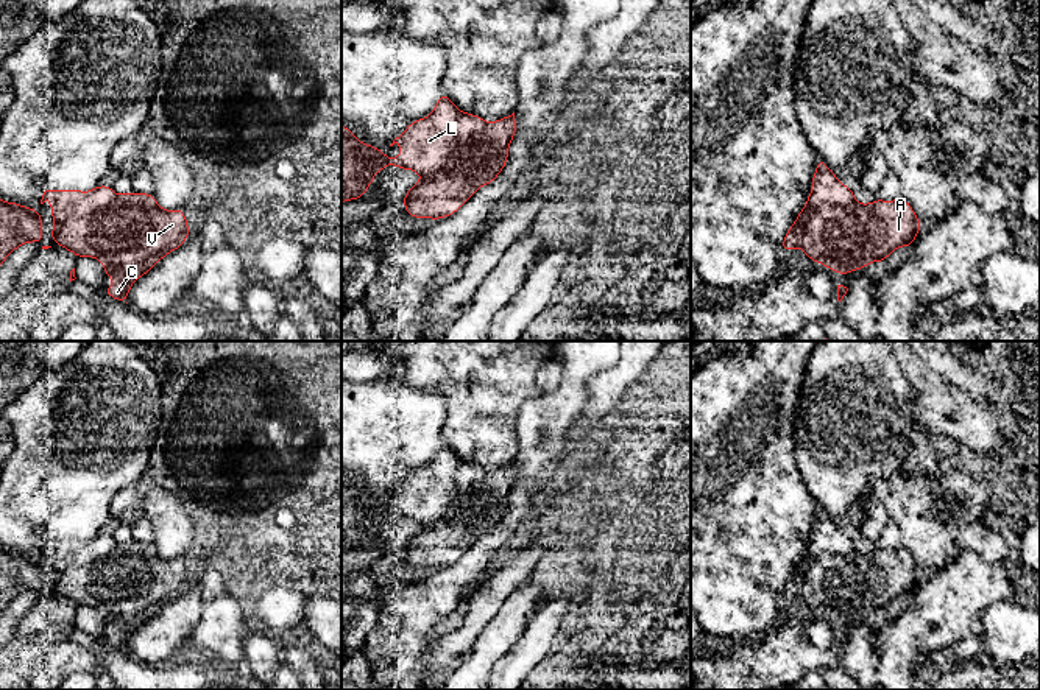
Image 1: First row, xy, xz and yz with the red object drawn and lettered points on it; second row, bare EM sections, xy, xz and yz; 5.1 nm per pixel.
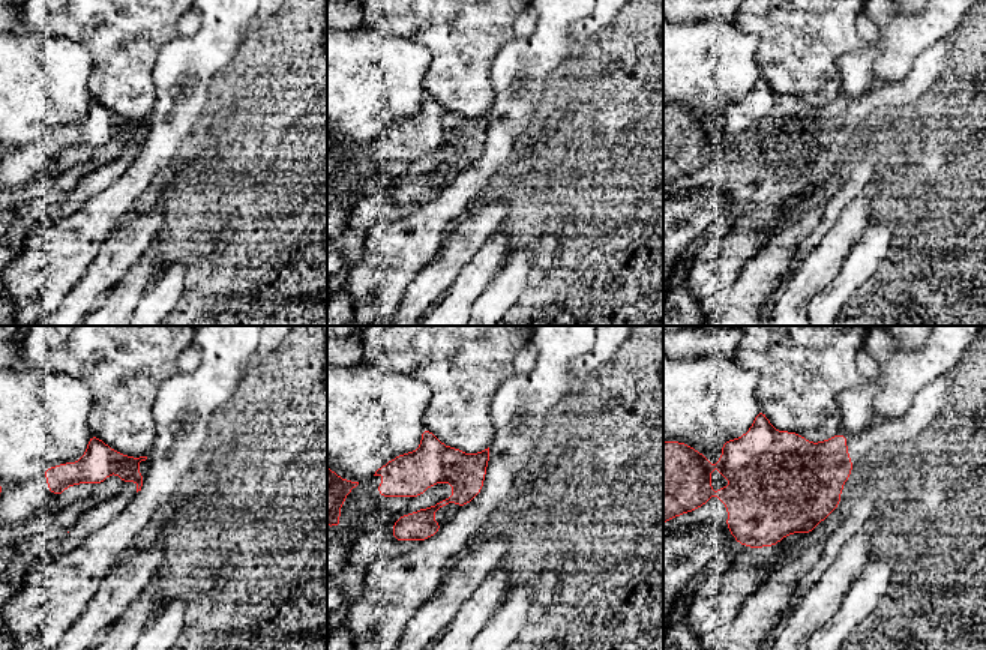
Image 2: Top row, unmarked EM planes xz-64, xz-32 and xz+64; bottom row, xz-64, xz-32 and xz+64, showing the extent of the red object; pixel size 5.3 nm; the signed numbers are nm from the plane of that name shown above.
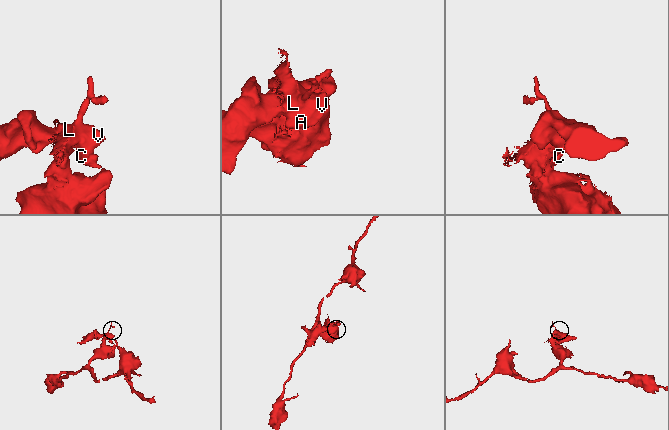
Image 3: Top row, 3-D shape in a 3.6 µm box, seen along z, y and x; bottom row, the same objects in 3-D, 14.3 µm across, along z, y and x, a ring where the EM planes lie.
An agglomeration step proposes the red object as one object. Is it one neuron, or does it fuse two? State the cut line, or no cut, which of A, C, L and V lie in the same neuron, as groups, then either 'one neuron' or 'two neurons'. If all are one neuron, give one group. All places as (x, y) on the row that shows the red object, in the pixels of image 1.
cut in xz along (462, 112), (454, 130), (454, 151), (440, 168), (423, 175); A C V / L; two neurons

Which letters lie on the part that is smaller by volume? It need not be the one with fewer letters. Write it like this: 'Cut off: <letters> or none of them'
Cut off: A, C, V

